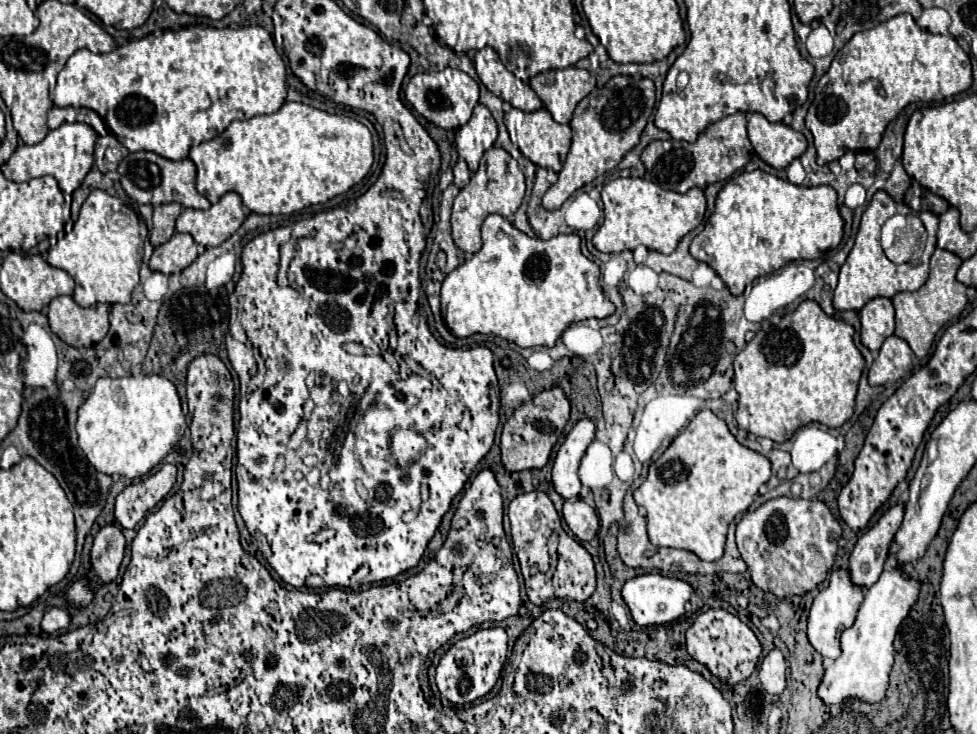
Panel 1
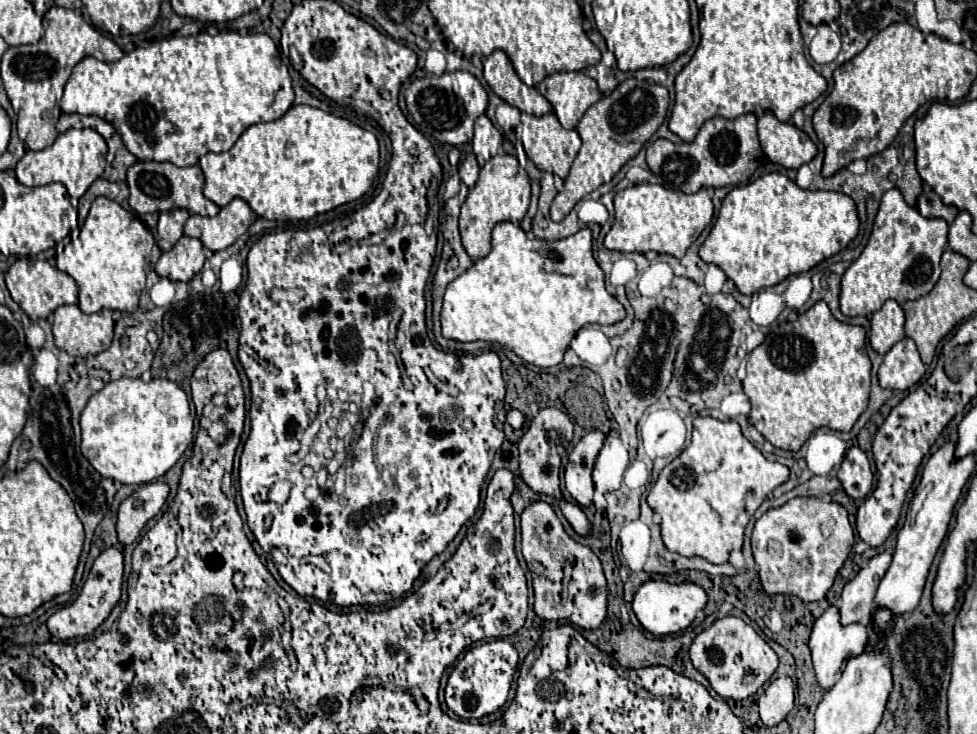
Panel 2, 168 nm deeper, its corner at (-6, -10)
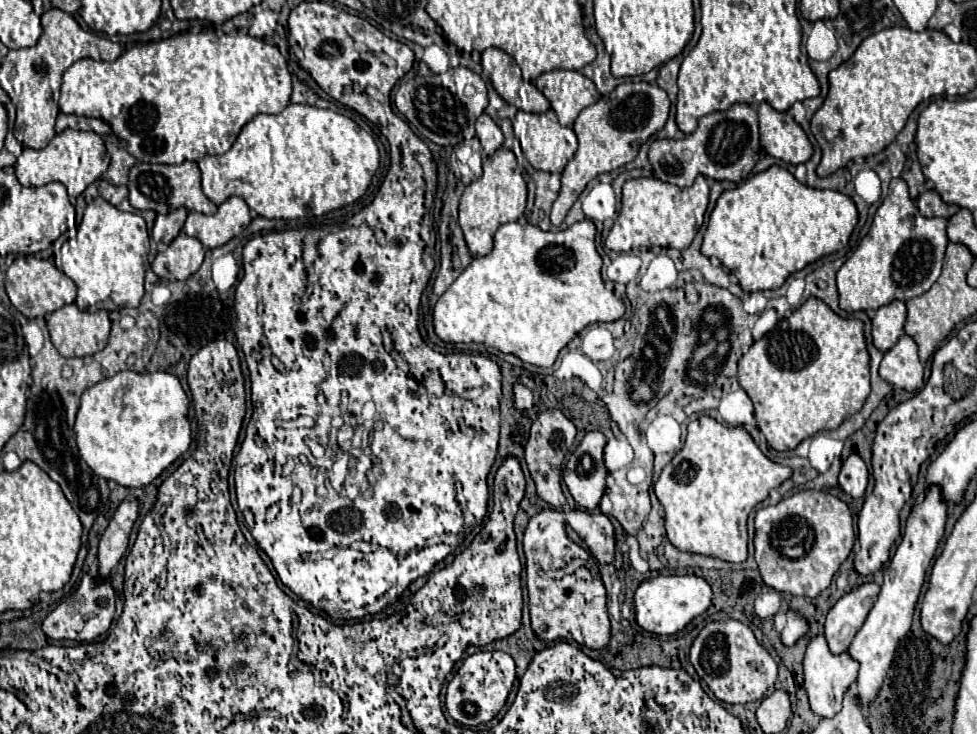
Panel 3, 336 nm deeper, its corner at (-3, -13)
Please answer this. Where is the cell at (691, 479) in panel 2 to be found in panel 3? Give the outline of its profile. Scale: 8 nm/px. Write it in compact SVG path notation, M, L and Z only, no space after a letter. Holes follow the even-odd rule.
M701 415L689 423L689 433L683 449L661 471L655 483L655 495L665 507L665 529L669 541L681 549L699 555L711 555L731 563L743 563L747 559L747 519L749 513L767 499L771 489L777 489L791 477L791 469L767 459L753 437L743 427L727 427L713 417Z

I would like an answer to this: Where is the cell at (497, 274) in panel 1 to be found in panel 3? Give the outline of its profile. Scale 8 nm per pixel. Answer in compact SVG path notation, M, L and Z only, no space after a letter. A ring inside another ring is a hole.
M585 219L585 221L579 221L575 225L571 225L569 229L565 231L543 231L531 223L505 223L497 229L495 233L495 245L493 245L493 251L485 257L475 257L471 261L471 265L453 281L453 285L443 293L443 297L439 297L435 309L433 309L433 327L435 327L435 333L441 341L447 341L447 343L483 343L485 347L493 347L493 349L499 349L503 353L511 353L511 355L517 355L521 361L525 363L531 363L531 365L537 365L537 367L551 367L559 355L559 351L587 325L591 323L607 323L607 321L617 321L625 315L625 305L619 297L615 297L613 291L609 291L601 279L601 265L603 265L603 259L601 255L597 253L595 249L595 223Z

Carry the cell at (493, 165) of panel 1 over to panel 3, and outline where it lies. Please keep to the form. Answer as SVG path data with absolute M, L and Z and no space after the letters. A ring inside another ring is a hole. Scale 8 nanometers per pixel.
M499 147L491 157L483 161L483 177L465 187L459 203L459 225L473 257L487 255L493 249L493 235L497 227L509 221L517 221L525 209L525 199L527 187L523 179L523 167L519 167L511 149Z

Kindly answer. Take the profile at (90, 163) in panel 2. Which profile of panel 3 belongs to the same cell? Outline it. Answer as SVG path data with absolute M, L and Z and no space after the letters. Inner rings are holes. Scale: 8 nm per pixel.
M65 129L55 135L43 149L23 149L15 163L15 175L23 187L41 187L51 181L59 181L67 187L71 197L81 195L93 181L97 181L109 167L109 153L105 149L103 137L95 131Z

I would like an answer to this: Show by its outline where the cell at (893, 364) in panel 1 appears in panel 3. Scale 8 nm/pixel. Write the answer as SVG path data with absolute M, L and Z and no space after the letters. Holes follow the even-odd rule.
M909 335L899 337L899 341L883 355L879 375L893 387L905 391L923 387L923 365L917 355L917 343Z

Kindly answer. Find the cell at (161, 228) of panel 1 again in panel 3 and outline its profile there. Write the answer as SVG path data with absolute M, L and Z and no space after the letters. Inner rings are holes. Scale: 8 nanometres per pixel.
M179 207L171 213L165 213L165 215L157 215L155 219L155 227L151 231L151 237L155 243L165 243L169 245L183 229L183 223L185 223L185 217L187 217L187 209Z

